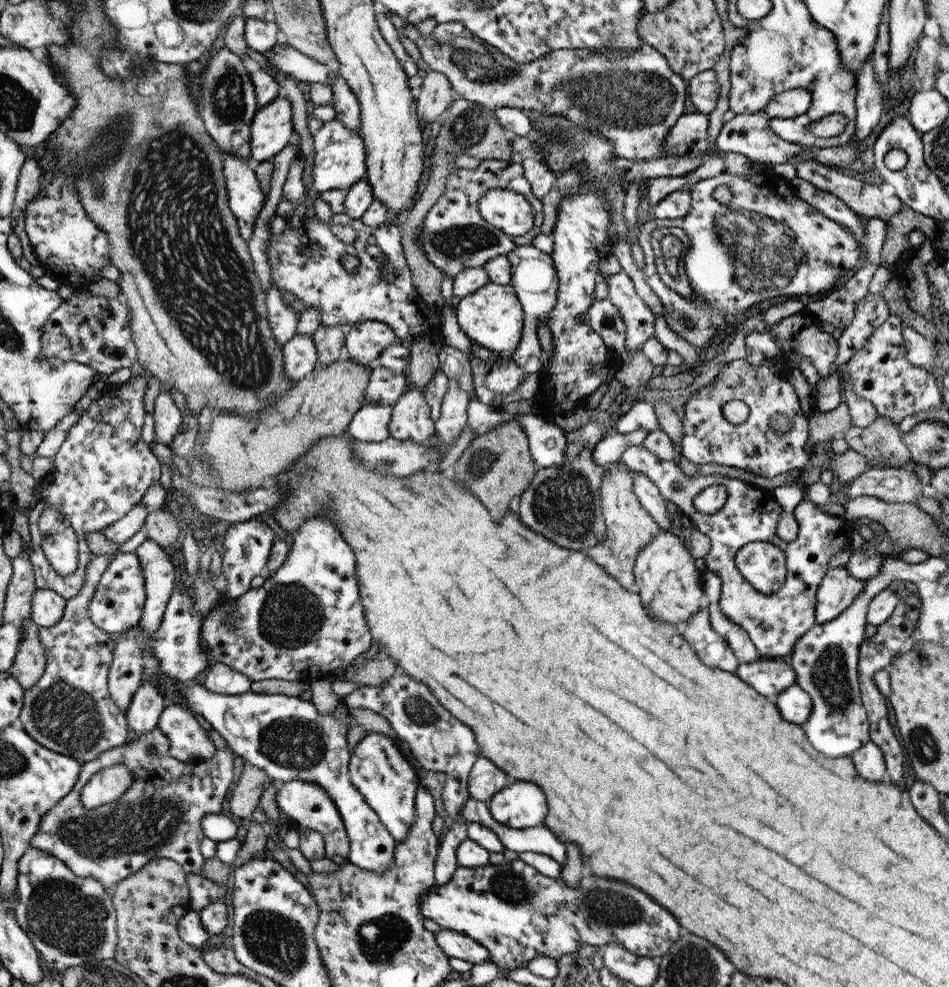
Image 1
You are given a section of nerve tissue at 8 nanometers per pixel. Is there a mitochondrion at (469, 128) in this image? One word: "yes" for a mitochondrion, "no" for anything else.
yes

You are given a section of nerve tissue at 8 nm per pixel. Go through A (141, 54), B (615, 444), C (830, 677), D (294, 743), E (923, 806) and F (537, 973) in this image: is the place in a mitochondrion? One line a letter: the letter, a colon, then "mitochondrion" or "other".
A: other
B: other
C: mitochondrion
D: mitochondrion
E: other
F: other

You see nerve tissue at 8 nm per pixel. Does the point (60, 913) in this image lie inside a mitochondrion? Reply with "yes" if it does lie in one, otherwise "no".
yes

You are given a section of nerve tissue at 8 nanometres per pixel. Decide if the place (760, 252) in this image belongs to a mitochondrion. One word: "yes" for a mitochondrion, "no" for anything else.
yes

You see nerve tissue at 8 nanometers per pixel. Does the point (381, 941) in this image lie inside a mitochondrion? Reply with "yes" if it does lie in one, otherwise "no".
yes

